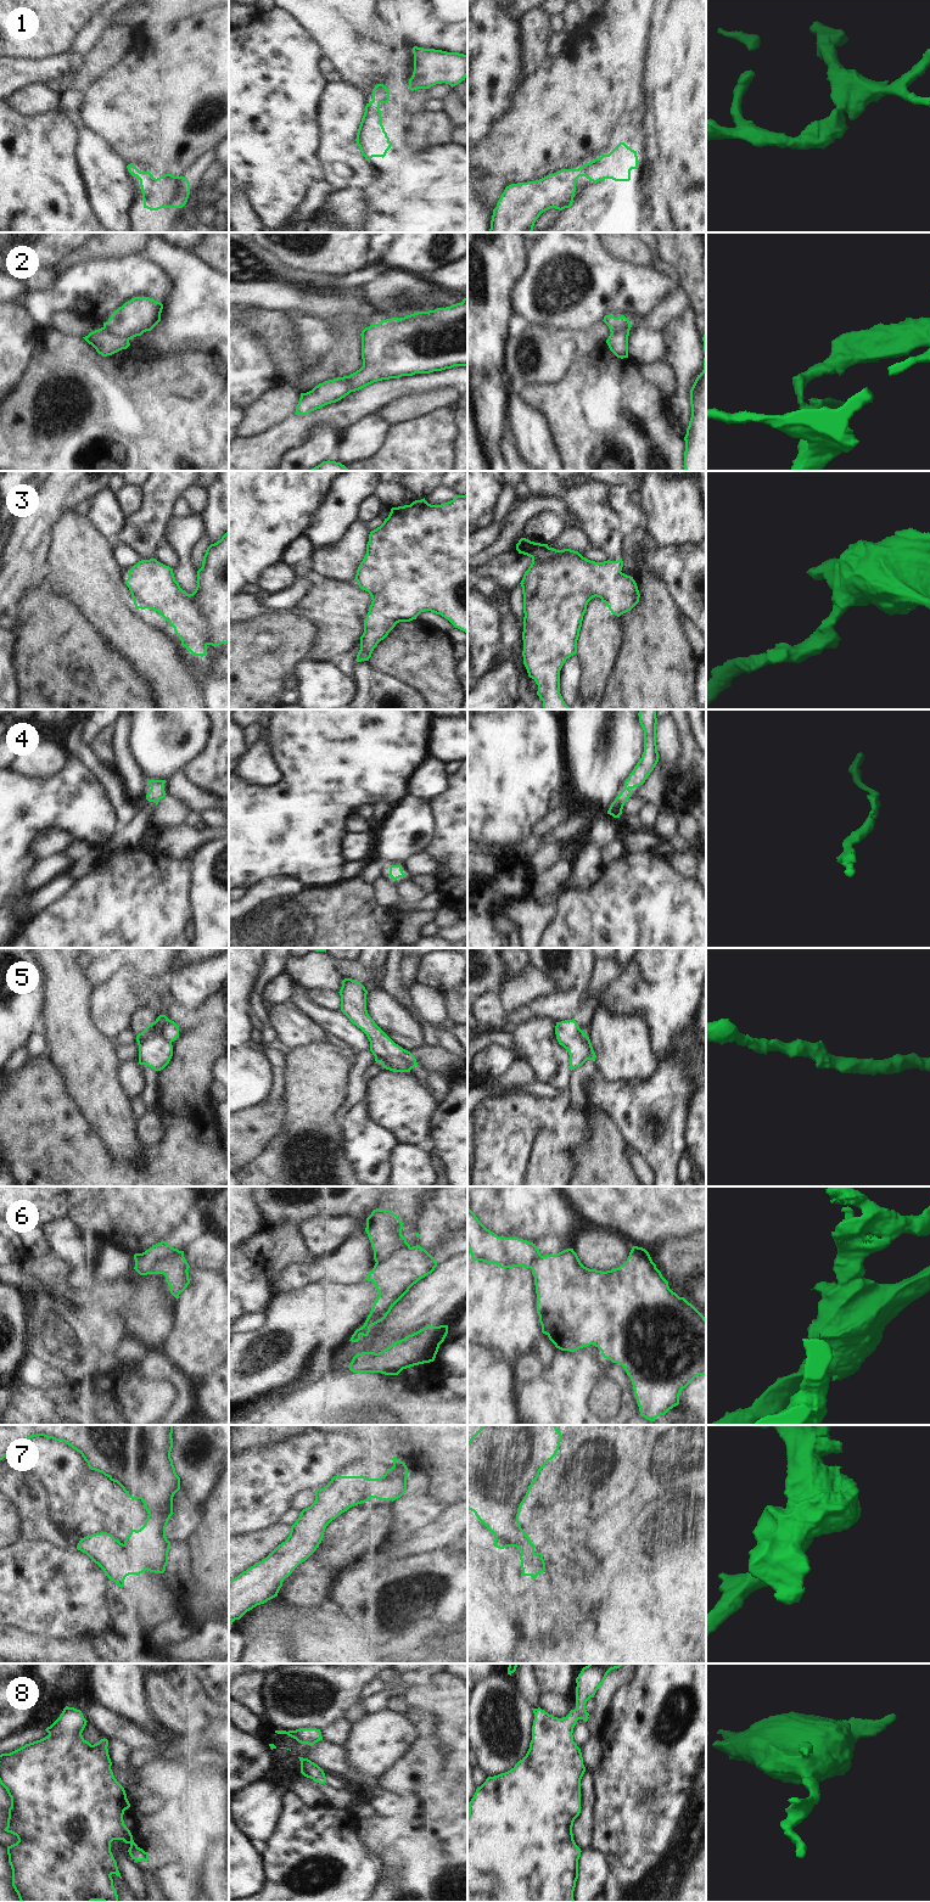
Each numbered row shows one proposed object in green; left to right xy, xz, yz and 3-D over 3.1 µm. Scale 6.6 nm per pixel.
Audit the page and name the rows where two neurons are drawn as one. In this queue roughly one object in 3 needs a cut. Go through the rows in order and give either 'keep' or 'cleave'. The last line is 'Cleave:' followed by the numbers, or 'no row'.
1: keep
2: cleave
3: keep
4: keep
5: keep
6: cleave
7: cleave
8: keep
Cleave: 2, 6, 7

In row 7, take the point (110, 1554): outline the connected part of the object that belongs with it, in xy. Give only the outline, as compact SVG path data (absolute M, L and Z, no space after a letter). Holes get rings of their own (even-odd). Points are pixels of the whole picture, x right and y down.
M107 1532L80 1538L77 1549L85 1553L119 1587L124 1586L127 1576L139 1576L146 1571L145 1558L129 1555L124 1544Z

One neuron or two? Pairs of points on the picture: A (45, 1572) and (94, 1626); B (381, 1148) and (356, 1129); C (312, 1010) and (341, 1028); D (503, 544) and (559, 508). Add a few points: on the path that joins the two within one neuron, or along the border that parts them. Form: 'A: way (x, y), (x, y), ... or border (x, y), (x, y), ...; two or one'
A: way (59, 1586), (85, 1612); one
B: way (375, 1145), (371, 1145), (362, 1135); one
C: way (319, 1015), (334, 1022); one
D: way (514, 528), (514, 525), (533, 505), (543, 505); one

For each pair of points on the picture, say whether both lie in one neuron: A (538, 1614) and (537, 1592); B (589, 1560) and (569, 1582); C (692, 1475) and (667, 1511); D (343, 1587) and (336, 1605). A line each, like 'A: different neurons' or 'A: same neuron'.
A: same neuron
B: same neuron
C: different neurons
D: same neuron

